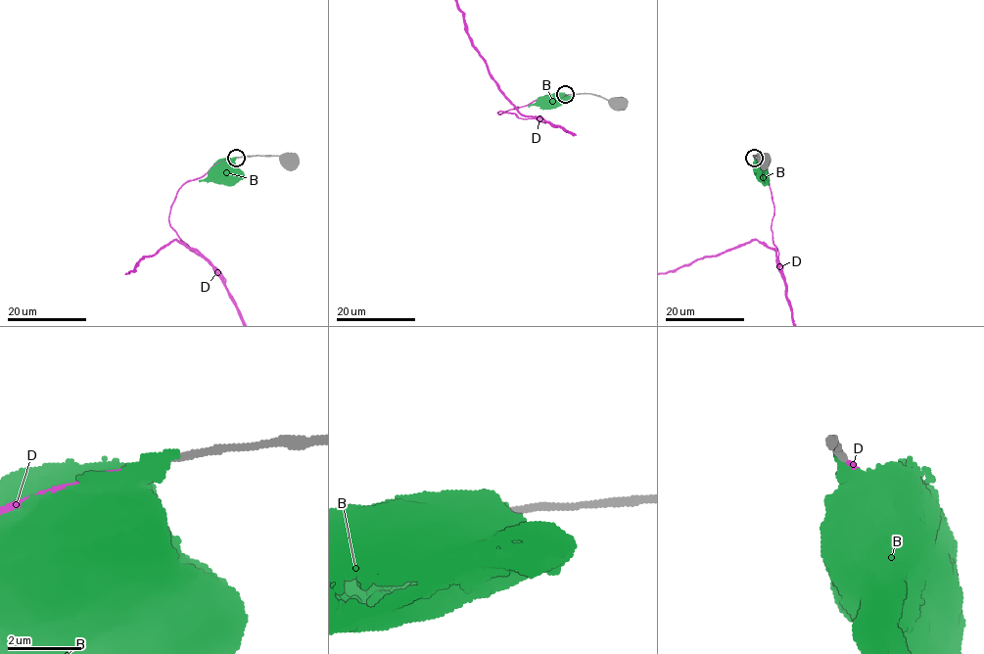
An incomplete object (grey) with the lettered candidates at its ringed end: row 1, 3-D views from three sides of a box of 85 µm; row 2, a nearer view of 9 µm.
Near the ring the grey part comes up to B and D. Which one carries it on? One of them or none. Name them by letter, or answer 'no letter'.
D

